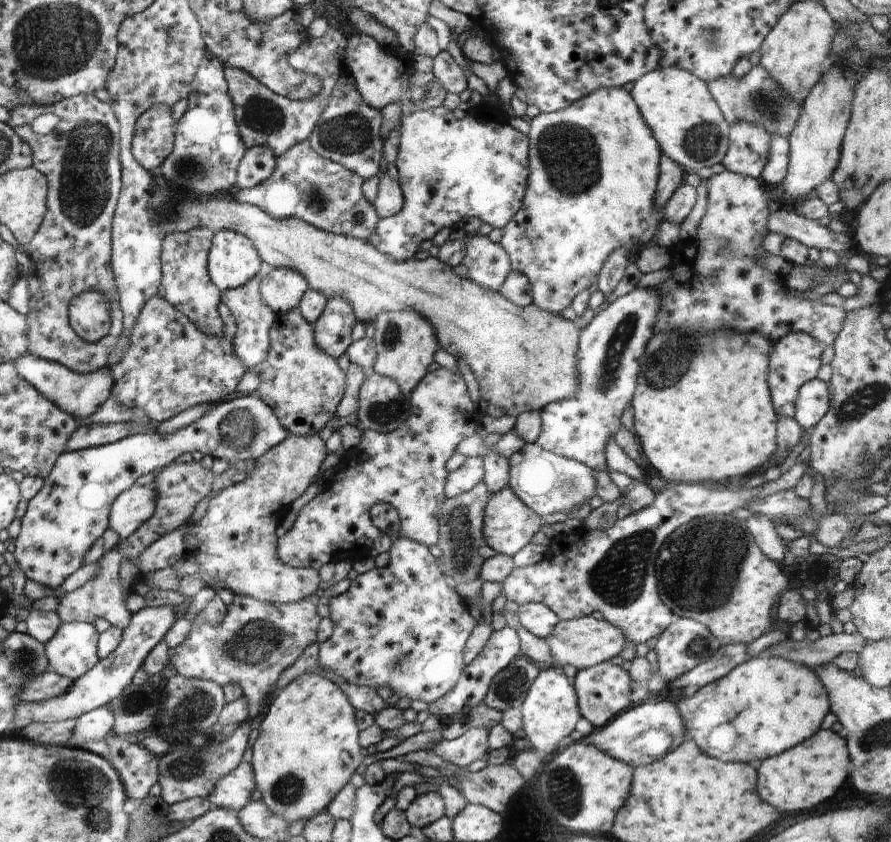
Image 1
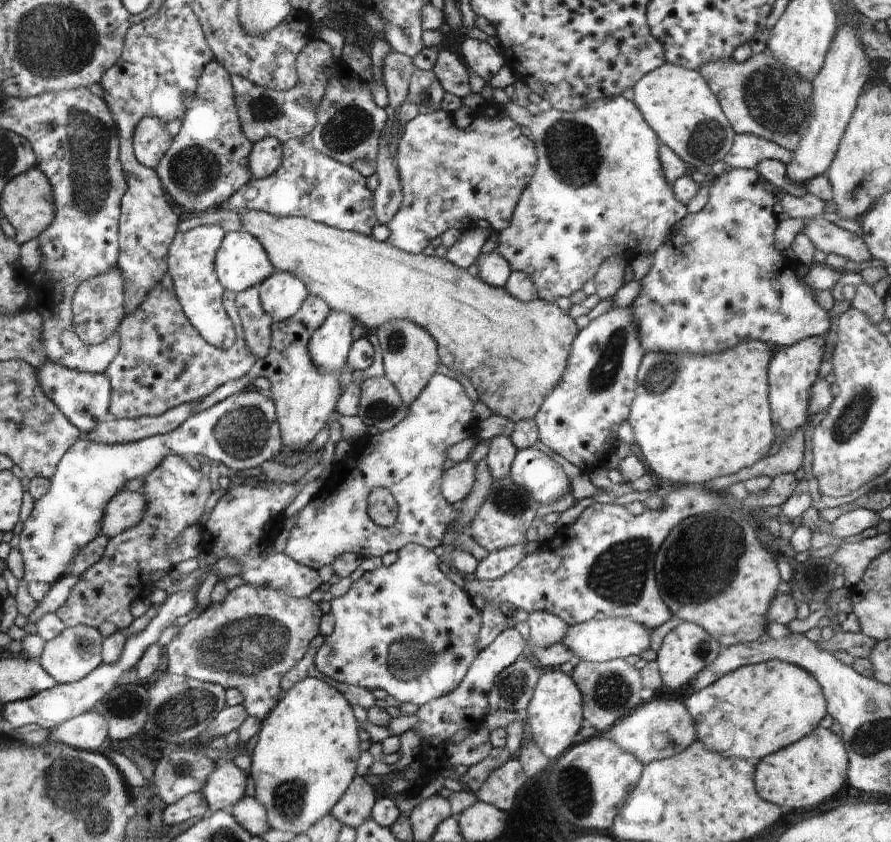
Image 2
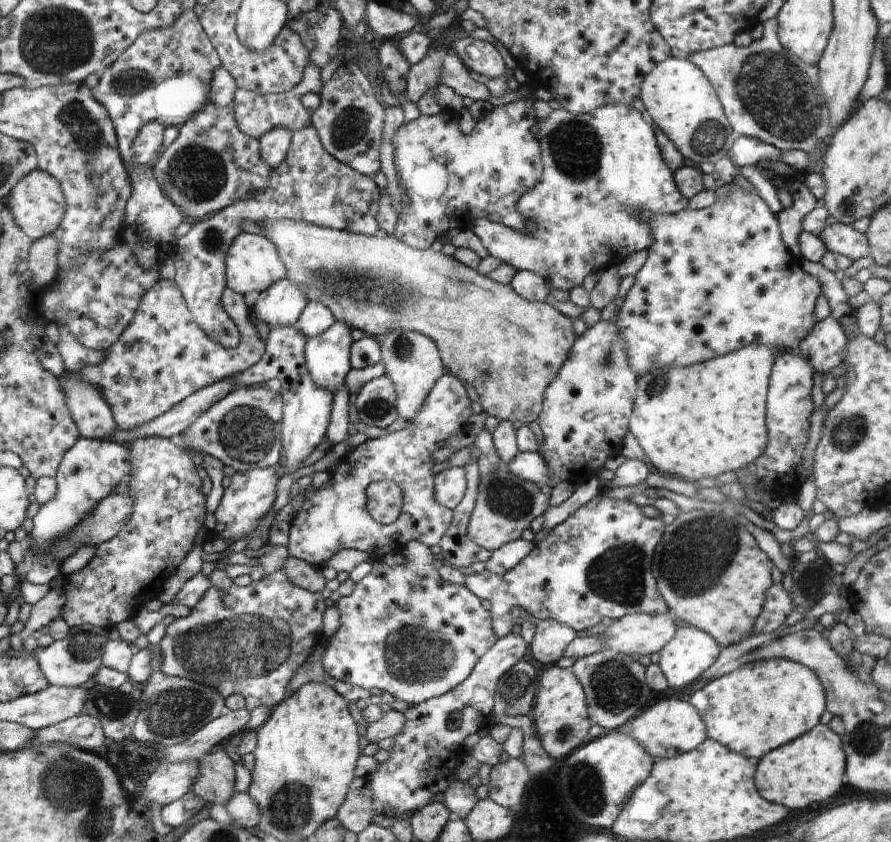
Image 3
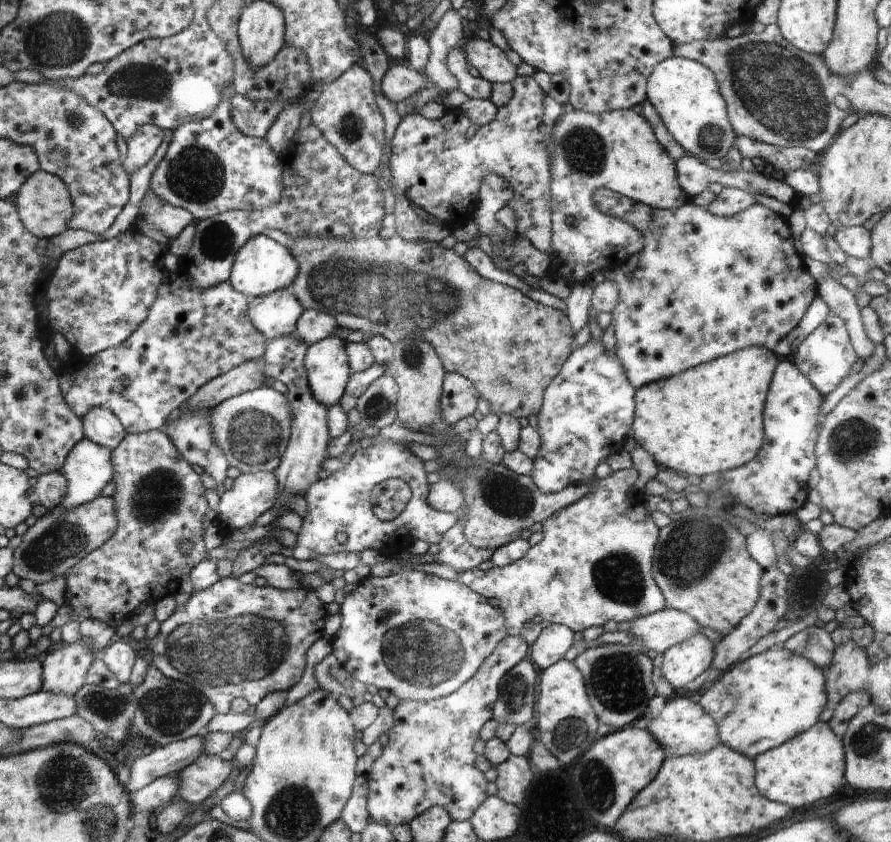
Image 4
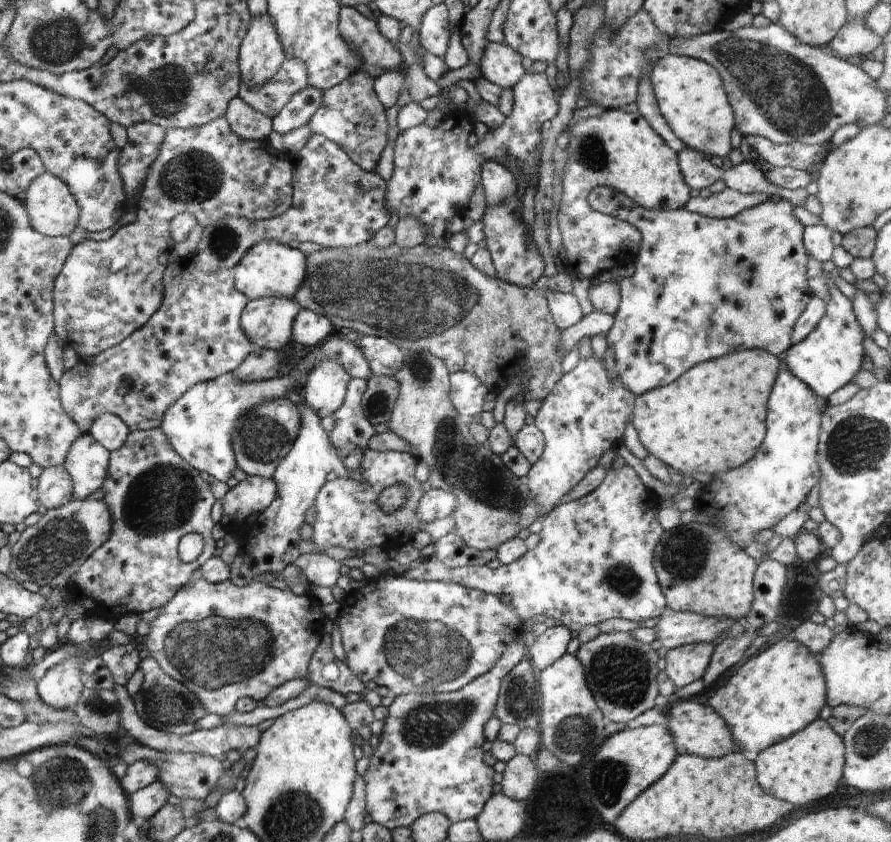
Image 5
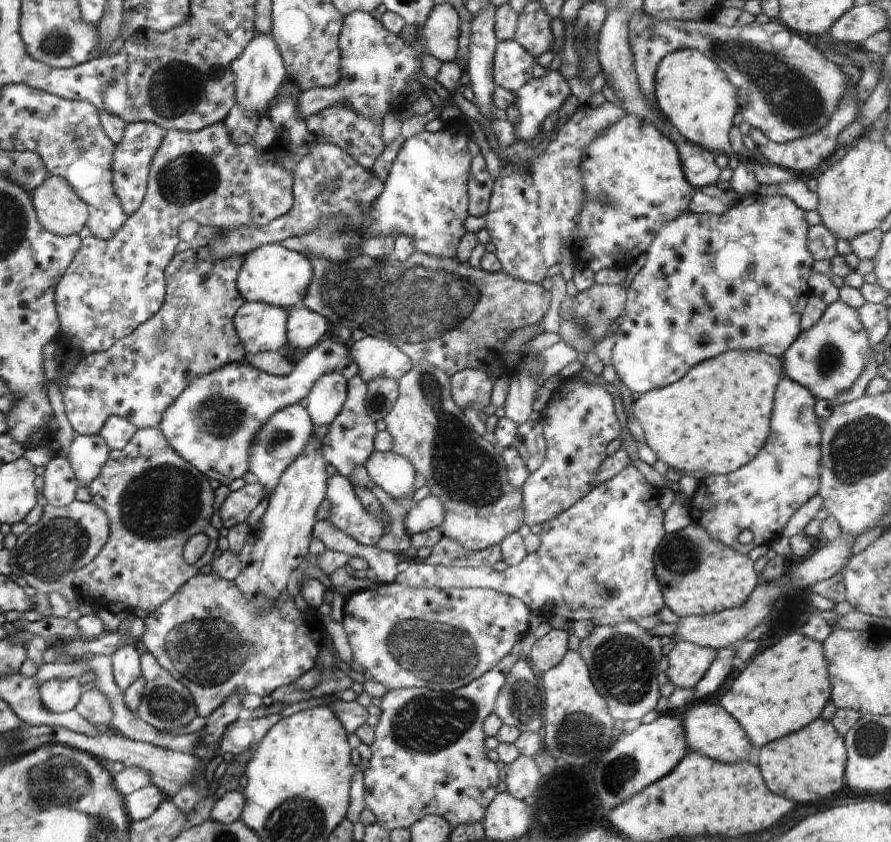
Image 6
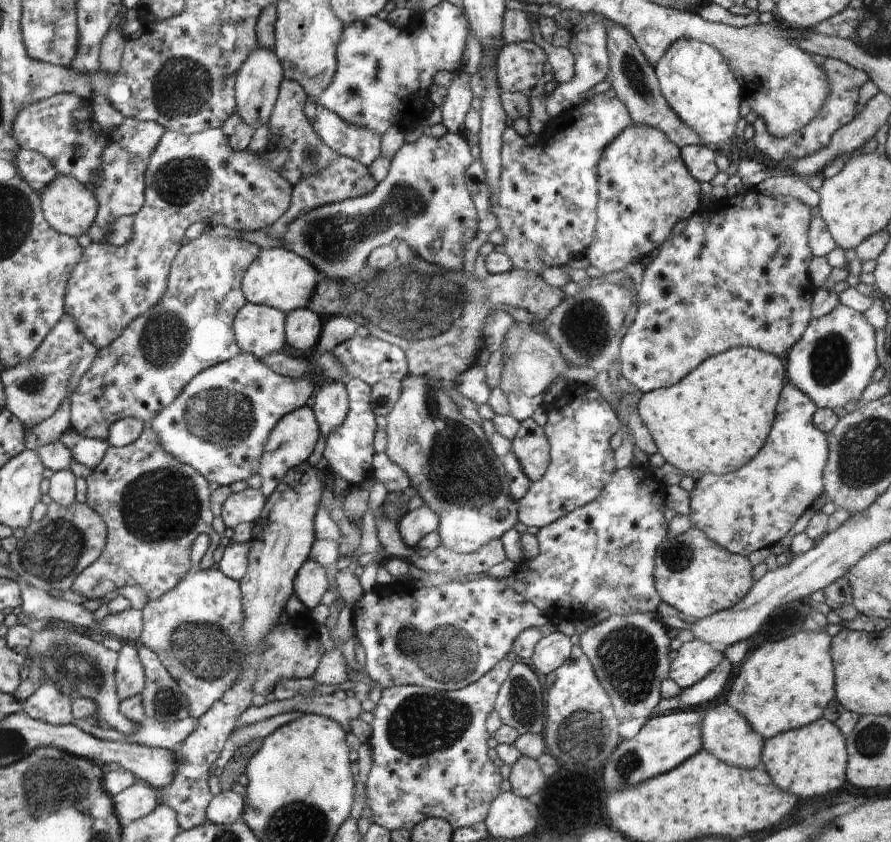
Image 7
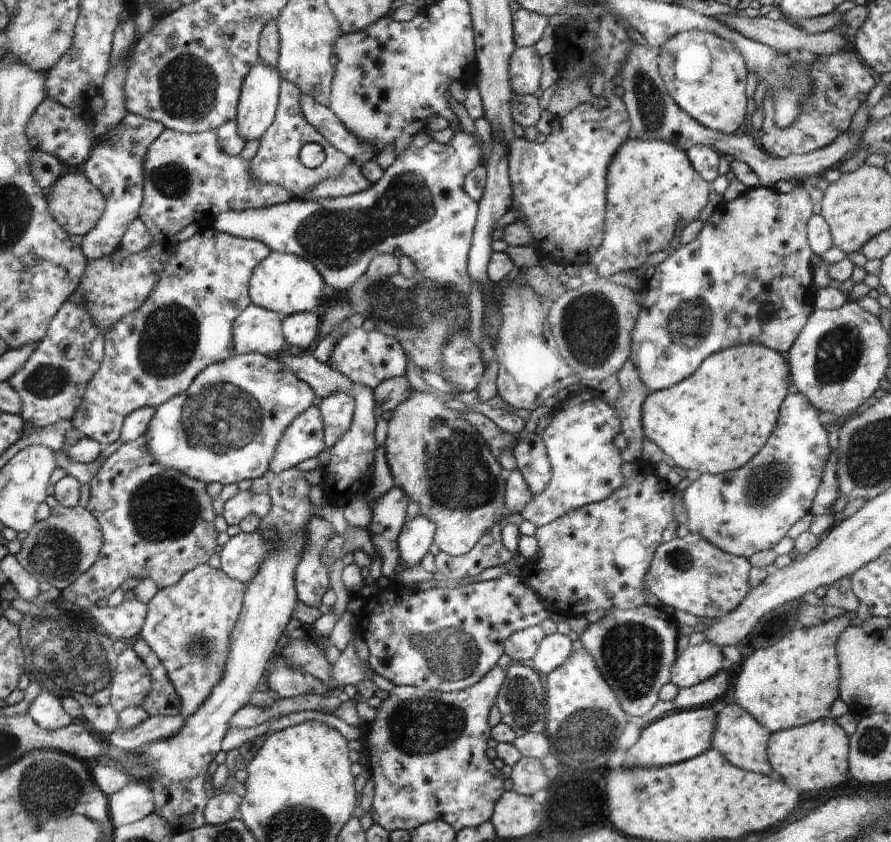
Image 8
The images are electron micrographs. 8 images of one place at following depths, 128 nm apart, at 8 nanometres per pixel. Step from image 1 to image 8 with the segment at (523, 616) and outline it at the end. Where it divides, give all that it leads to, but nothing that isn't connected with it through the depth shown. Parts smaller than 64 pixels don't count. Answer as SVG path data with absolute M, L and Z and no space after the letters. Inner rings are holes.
M556 633L545 636L529 665L534 671L538 670L548 675L570 657L572 644L568 635Z

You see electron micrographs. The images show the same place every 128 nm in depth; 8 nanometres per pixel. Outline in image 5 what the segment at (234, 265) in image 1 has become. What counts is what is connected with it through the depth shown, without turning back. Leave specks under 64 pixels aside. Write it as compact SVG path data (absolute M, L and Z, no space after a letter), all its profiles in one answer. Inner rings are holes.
M262 240L250 248L233 267L234 282L238 292L242 292L247 299L294 299L306 278L306 267L306 257L299 249L278 244L275 240Z

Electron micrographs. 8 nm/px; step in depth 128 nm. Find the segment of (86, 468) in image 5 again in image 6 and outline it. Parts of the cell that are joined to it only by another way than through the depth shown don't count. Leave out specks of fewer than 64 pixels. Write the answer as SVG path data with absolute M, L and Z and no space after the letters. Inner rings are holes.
M78 435L68 450L68 462L79 486L91 484L109 462L112 449L102 436Z

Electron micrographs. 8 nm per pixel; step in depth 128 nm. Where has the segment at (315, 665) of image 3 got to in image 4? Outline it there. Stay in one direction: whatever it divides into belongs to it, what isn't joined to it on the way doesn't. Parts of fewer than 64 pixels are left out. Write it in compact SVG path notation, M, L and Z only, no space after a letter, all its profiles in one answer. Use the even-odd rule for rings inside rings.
M331 653L316 666L315 678L319 689L337 697L348 696L354 699L364 696L367 686L349 676L336 662L337 659Z

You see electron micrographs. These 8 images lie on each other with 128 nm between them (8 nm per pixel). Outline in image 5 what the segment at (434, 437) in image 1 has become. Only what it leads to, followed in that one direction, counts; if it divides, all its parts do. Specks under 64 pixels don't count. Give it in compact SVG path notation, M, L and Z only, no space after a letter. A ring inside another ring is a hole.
M465 371L449 373L449 386L452 406L464 419L469 420L483 411L489 390L474 374ZM370 448L363 452L363 459L359 469L364 482L357 482L354 479L345 480L336 478L326 481L322 486L314 506L316 506L316 520L312 525L312 541L316 548L326 550L330 546L340 546L344 550L366 550L374 546L382 546L390 540L394 542L412 542L410 538L418 532L426 532L432 543L442 536L454 530L454 518L432 520L422 522L418 514L418 504L425 493L422 490L422 483L418 482L414 472L418 460L408 452L380 451L376 452ZM404 484L410 490L406 498L406 504L390 514L386 514L377 505L378 494L390 486Z

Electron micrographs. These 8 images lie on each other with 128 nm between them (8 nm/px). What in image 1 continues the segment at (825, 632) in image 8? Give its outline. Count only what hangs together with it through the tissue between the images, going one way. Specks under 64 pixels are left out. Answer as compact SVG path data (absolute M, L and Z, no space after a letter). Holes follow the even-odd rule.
M752 657L734 668L727 676L706 684L690 698L678 702L686 738L691 739L707 756L723 762L750 764L754 760L779 756L804 740L814 737L825 716L831 712L829 697L814 669L777 657Z

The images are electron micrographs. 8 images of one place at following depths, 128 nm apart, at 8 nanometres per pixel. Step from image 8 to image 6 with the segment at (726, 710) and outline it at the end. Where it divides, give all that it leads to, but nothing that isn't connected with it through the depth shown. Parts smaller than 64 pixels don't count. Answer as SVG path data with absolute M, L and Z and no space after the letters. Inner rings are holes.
M703 700L691 702L683 714L682 726L684 726L686 744L690 752L702 753L712 760L728 764L750 760L749 756L754 746L750 744L742 726L722 706L704 704Z

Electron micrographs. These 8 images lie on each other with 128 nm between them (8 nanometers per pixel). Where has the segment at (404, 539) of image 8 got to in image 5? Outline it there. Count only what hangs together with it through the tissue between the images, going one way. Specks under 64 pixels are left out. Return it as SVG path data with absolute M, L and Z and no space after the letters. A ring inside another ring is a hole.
M431 487L425 492L418 504L418 514L422 522L432 522L448 518L456 508L456 496L452 492Z

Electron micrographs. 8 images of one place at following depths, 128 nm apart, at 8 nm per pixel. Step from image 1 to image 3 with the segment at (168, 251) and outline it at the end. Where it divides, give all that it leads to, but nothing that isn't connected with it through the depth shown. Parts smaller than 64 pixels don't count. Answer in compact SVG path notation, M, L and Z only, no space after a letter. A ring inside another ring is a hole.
M312 124L293 132L286 158L271 169L262 192L256 192L250 200L238 200L207 218L192 221L189 232L174 242L171 259L176 275L173 280L184 296L194 322L206 336L218 341L224 348L238 346L239 330L232 315L222 306L221 296L227 287L226 252L242 222L262 223L282 218L374 237L379 230L380 195L381 189L372 177L356 172L326 152Z

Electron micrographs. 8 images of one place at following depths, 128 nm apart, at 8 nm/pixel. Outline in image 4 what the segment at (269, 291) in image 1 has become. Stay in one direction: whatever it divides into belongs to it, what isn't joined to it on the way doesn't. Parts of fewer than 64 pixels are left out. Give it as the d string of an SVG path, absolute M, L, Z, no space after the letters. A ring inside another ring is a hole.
M292 288L272 292L270 295L254 297L249 302L249 316L253 326L264 336L266 344L280 336L294 335L296 324L304 313L302 304L294 296Z

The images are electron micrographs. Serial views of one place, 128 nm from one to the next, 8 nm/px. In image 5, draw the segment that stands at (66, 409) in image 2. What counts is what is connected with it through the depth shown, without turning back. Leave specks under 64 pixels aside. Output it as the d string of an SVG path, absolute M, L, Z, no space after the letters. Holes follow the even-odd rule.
M105 413L93 423L92 427L88 428L87 433L93 436L92 440L98 441L113 452L126 442L130 430L119 416Z

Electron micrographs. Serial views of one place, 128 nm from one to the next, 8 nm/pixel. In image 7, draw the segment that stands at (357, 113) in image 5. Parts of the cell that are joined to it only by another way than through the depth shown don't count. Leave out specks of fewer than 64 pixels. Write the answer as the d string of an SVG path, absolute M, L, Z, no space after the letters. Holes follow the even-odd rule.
M312 100L307 101L305 114L314 132L338 155L357 160L367 167L380 157L381 136L377 132L352 126Z

